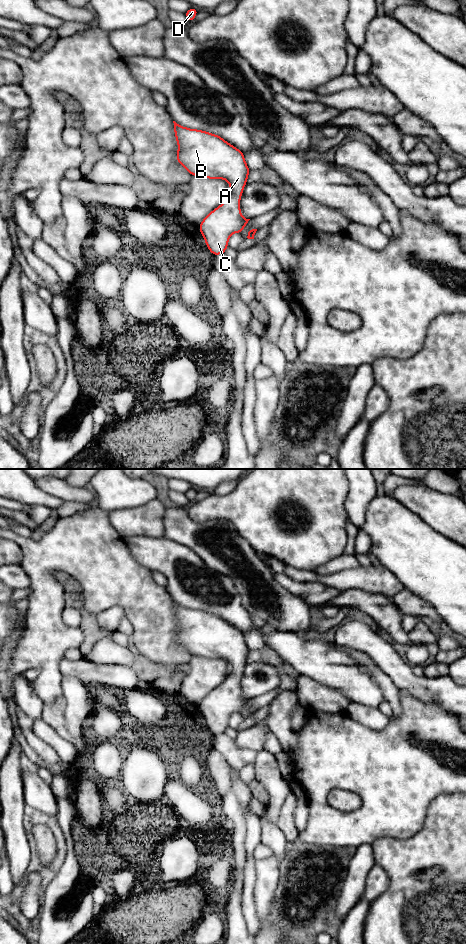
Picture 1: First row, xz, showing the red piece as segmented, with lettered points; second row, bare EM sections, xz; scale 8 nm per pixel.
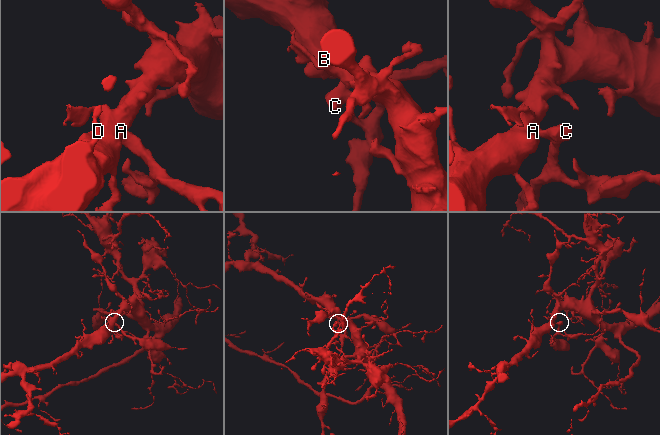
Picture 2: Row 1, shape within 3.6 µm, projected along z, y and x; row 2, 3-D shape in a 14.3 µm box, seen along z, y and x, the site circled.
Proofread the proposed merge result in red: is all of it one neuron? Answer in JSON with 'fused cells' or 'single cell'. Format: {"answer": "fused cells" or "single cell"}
{"answer": "single cell"}

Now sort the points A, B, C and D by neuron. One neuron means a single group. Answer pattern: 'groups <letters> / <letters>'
groups A B C D

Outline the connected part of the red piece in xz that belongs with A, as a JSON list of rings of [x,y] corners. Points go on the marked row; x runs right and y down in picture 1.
[[[174,123],[178,145],[176,160],[191,176],[223,179],[230,185],[224,202],[212,210],[199,224],[205,244],[214,255],[224,254],[230,236],[242,233],[250,219],[241,214],[240,199],[247,184],[250,169],[241,150],[222,137],[190,129]]]

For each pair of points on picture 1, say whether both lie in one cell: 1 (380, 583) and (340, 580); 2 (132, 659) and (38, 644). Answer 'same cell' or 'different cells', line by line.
1: same cell
2: different cells

